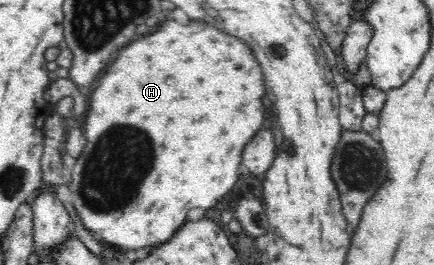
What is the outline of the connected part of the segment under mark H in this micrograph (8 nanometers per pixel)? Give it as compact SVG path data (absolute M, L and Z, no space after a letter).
M168 16L163 18L164 24L154 34L132 42L130 46L122 48L118 62L112 66L112 70L98 80L98 86L94 90L91 100L87 102L88 116L86 116L87 144L82 156L76 159L73 169L68 172L70 201L77 210L78 216L90 232L98 232L99 240L106 240L110 244L116 244L120 248L142 248L148 244L162 244L166 242L186 220L186 212L192 208L212 208L216 206L238 182L238 166L242 164L242 152L246 144L256 136L258 130L264 128L266 118L266 80L260 64L256 62L256 54L252 52L250 44L242 42L236 36L224 34L220 28L212 26L206 20L192 20L188 24L178 24Z

